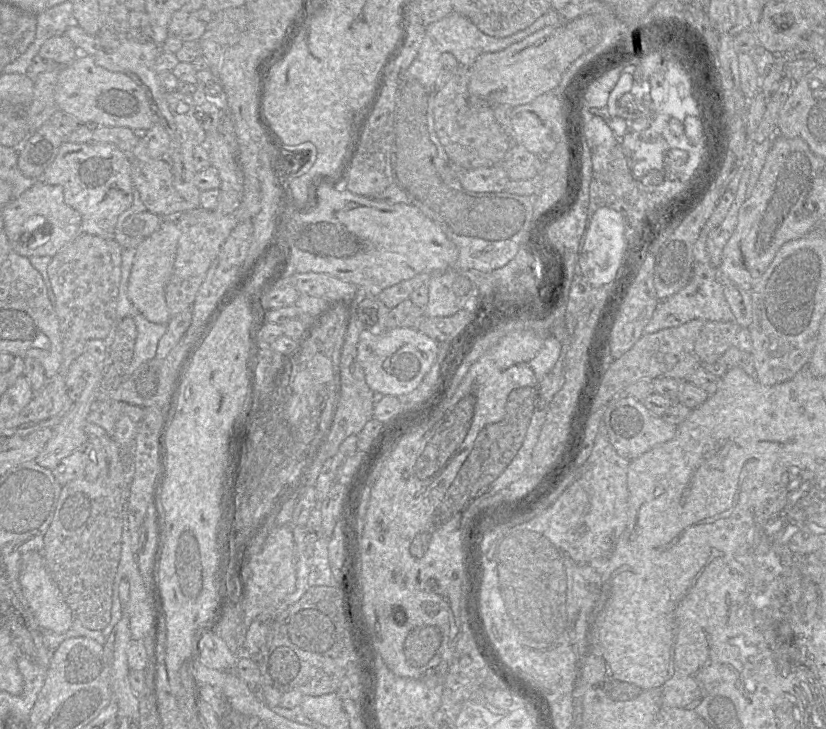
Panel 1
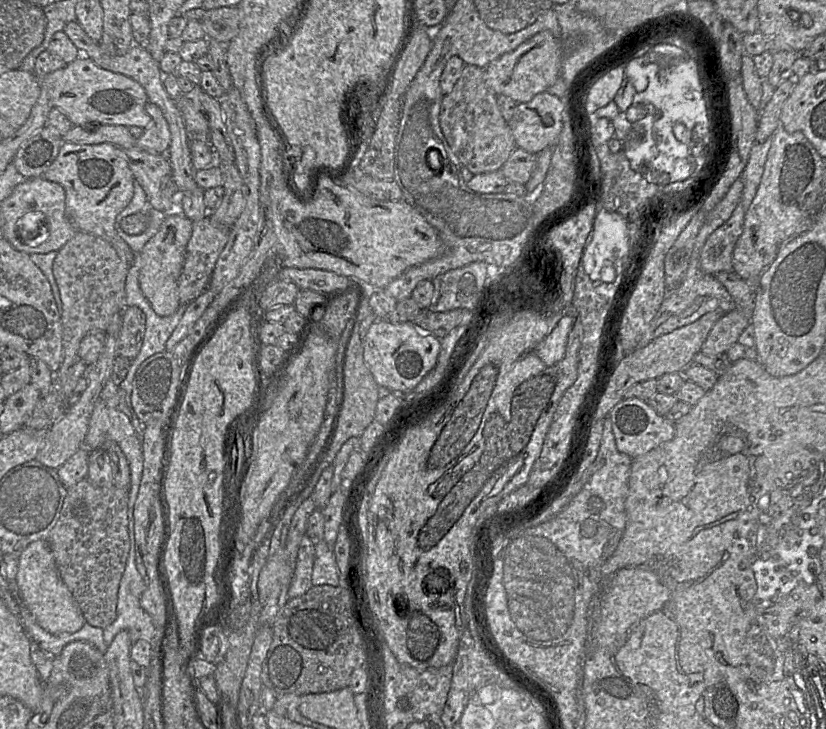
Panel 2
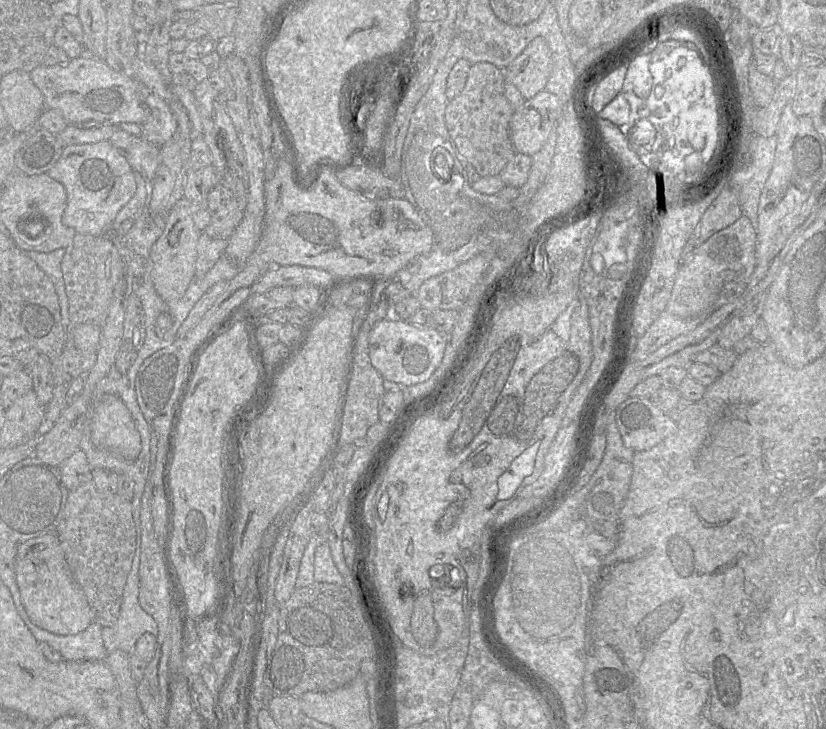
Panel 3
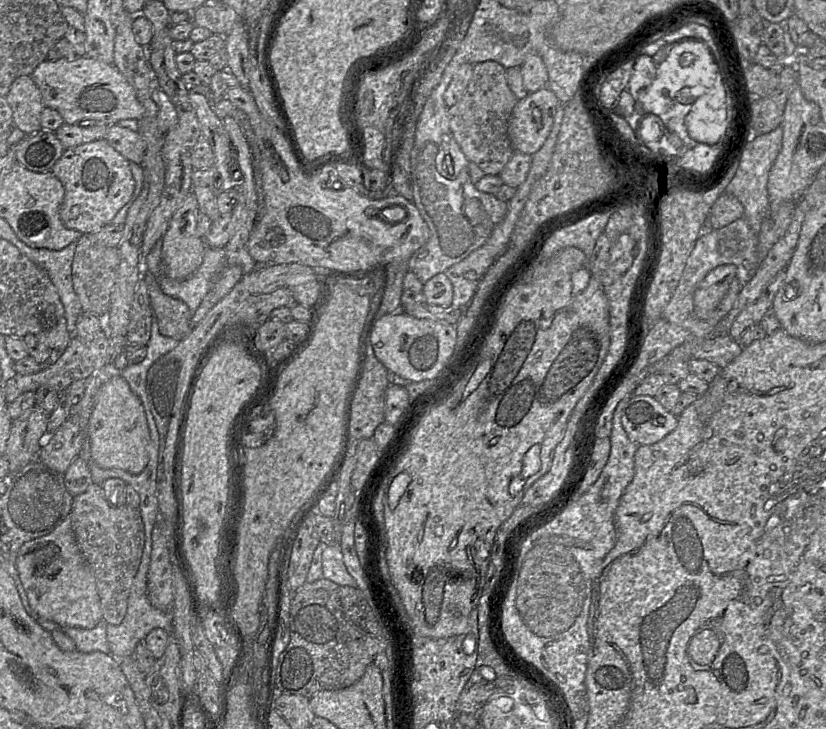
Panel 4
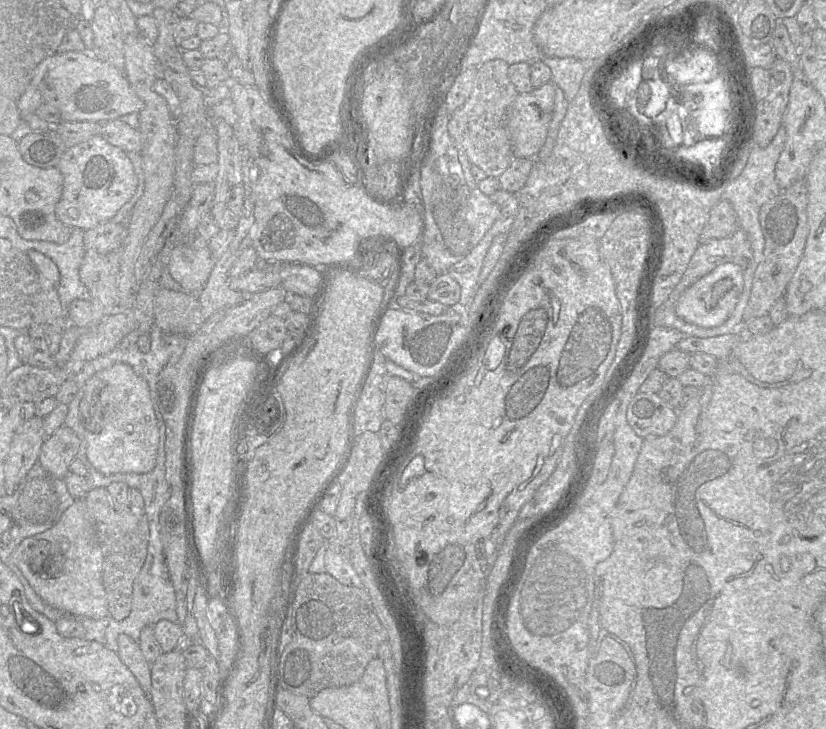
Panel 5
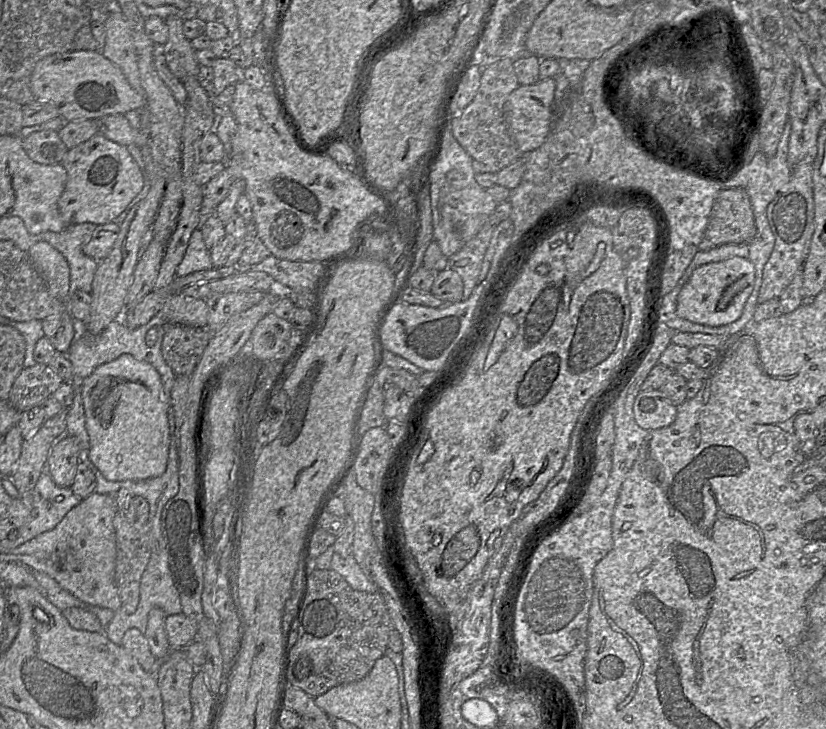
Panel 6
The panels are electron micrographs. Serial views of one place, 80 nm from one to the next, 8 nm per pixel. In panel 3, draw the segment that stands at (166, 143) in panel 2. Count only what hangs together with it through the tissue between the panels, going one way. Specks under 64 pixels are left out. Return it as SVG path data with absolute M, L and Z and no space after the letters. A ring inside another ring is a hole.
M149 92L146 97L146 107L150 116L143 124L142 138L161 147L168 142L177 129L177 122L166 100Z

